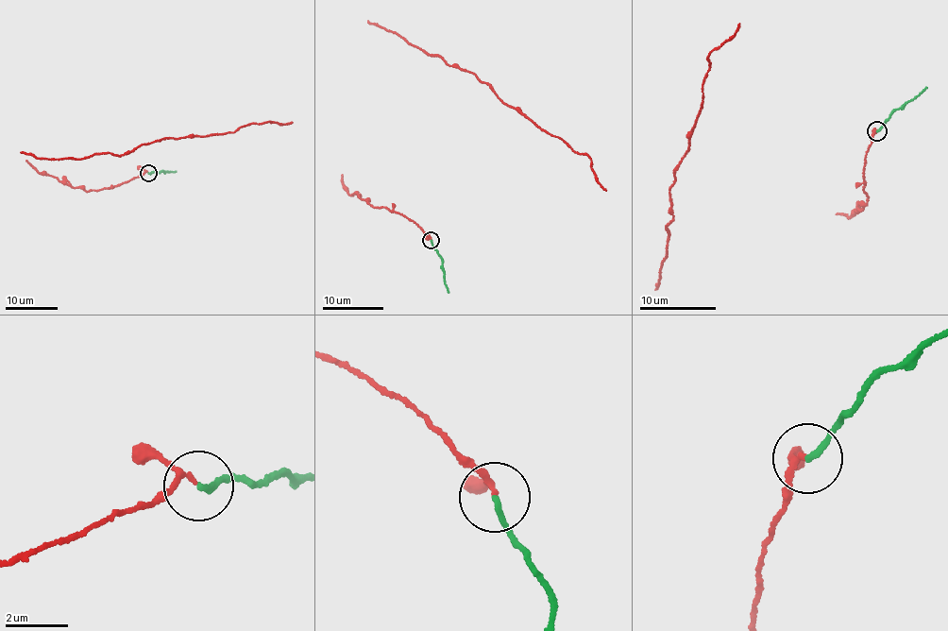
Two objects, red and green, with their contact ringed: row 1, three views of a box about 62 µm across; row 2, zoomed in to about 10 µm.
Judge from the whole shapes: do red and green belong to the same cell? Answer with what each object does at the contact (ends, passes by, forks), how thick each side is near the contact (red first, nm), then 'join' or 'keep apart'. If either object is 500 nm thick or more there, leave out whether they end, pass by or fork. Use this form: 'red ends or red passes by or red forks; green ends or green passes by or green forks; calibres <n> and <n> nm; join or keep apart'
red passes by; green ends; calibres 120 and 170 nm; join

